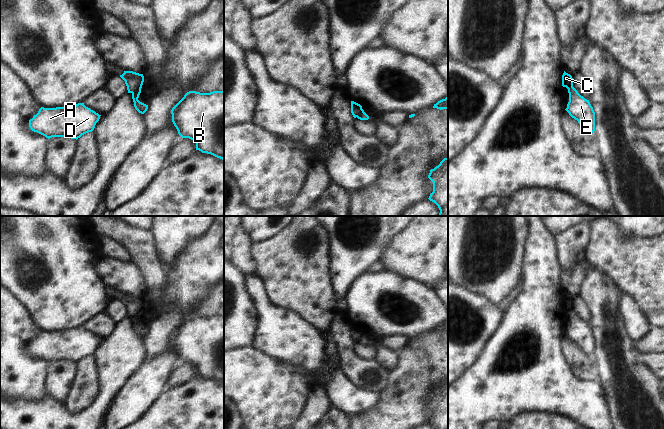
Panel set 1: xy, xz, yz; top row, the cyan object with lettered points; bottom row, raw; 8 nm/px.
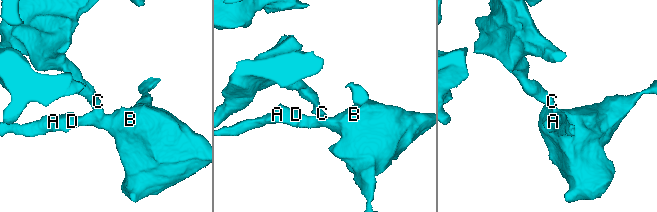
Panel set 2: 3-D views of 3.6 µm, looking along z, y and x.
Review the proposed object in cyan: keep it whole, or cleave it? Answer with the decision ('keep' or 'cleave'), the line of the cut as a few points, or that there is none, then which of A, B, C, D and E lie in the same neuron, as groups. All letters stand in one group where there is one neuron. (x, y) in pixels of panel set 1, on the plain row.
cleave; cut in xy along (140, 312), (132, 317); A B D E / C

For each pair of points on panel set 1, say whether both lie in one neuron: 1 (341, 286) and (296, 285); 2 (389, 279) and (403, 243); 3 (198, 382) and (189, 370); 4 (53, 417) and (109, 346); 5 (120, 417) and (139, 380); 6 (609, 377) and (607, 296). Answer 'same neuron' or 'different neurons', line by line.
1: different neurons
2: different neurons
3: different neurons
4: same neuron
5: same neuron
6: same neuron

